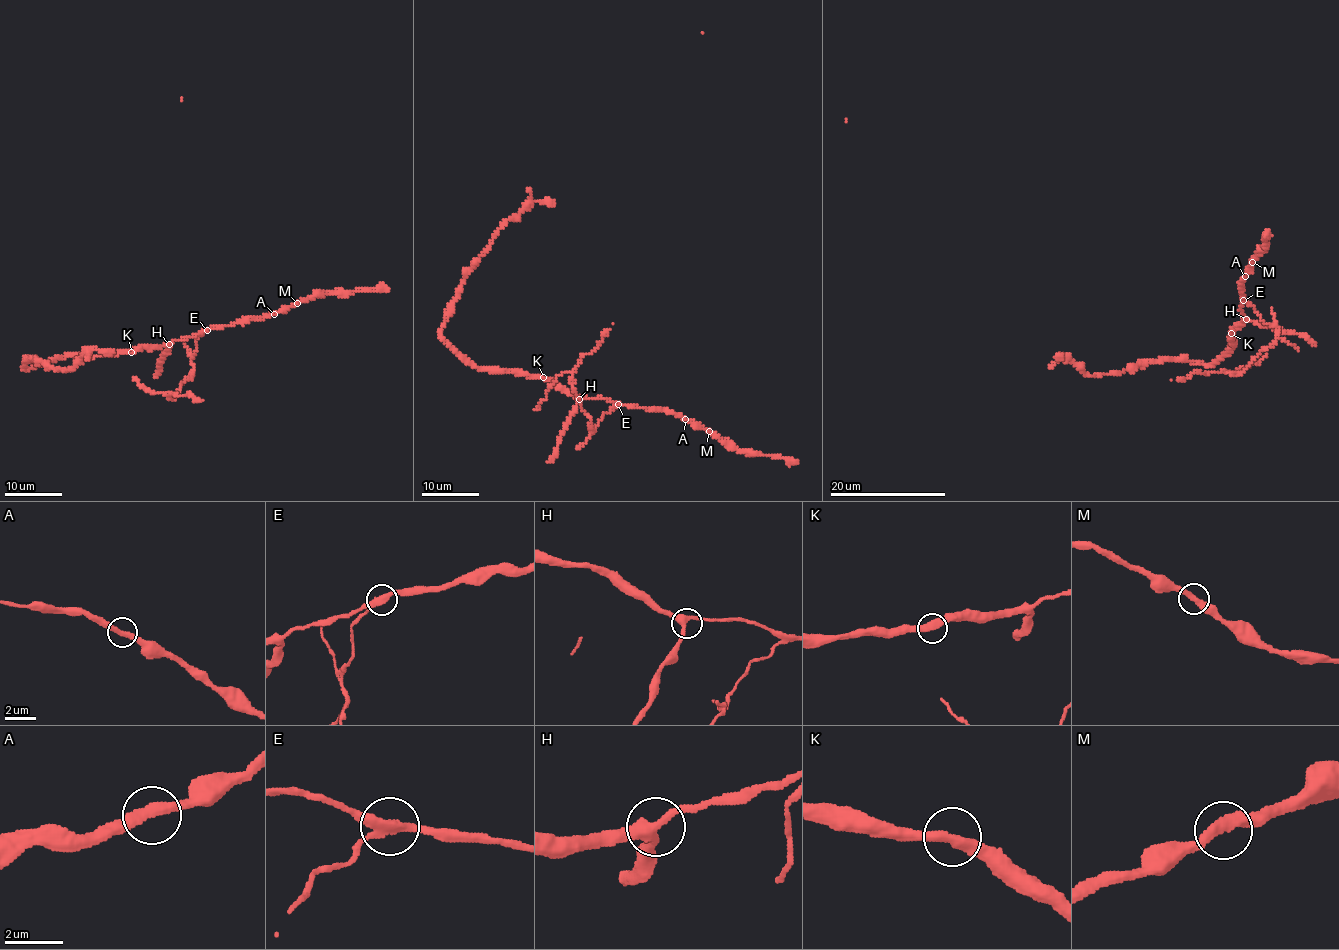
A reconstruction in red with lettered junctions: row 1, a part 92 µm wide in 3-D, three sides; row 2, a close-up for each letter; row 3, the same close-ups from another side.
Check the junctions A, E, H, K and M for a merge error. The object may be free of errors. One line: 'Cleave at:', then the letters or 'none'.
Cleave at: E

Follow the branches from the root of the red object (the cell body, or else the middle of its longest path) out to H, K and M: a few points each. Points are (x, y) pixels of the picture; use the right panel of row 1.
H: (1166, 359), (1213, 364), (1233, 345), (1228, 340), (1232, 328), (1246, 319)
K: (1166, 359), (1212, 364), (1233, 345), (1228, 340), (1231, 333)
M: (1166, 359), (1212, 364), (1233, 345), (1228, 340), (1230, 331), (1244, 319), (1240, 283), (1252, 262)

